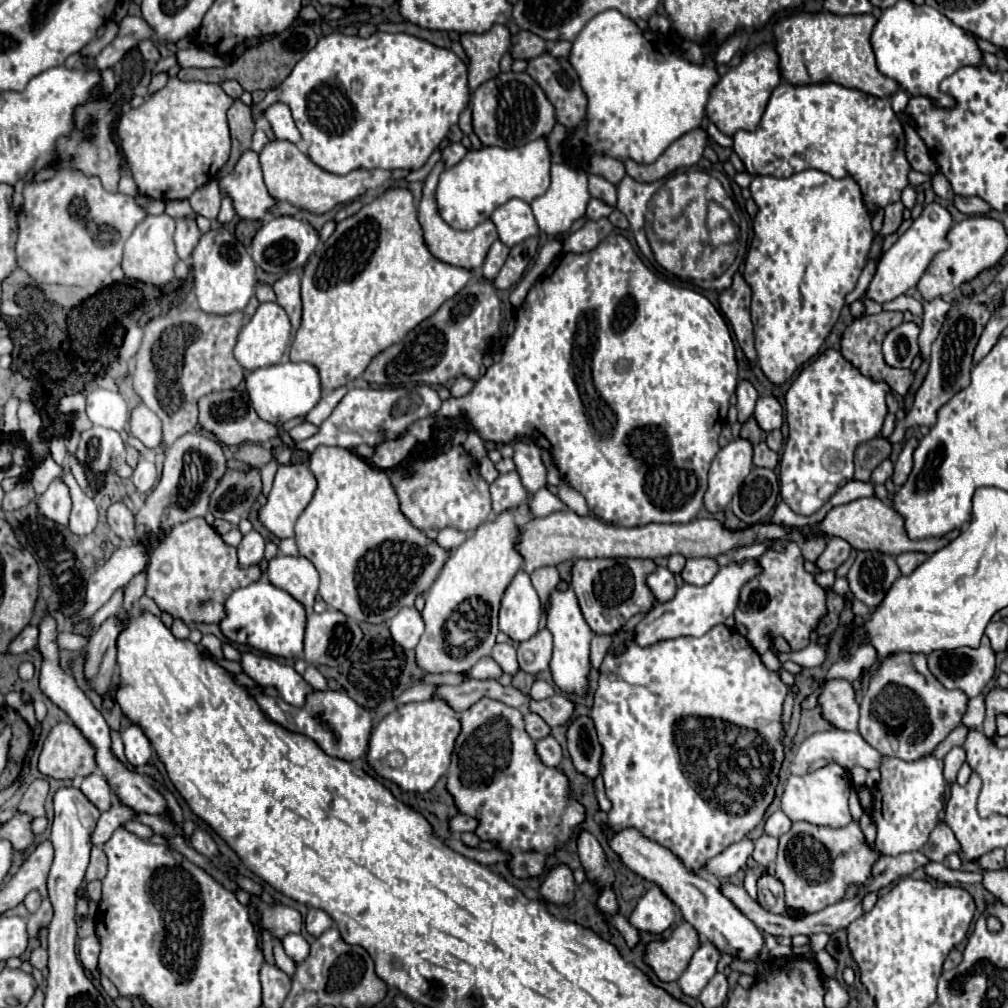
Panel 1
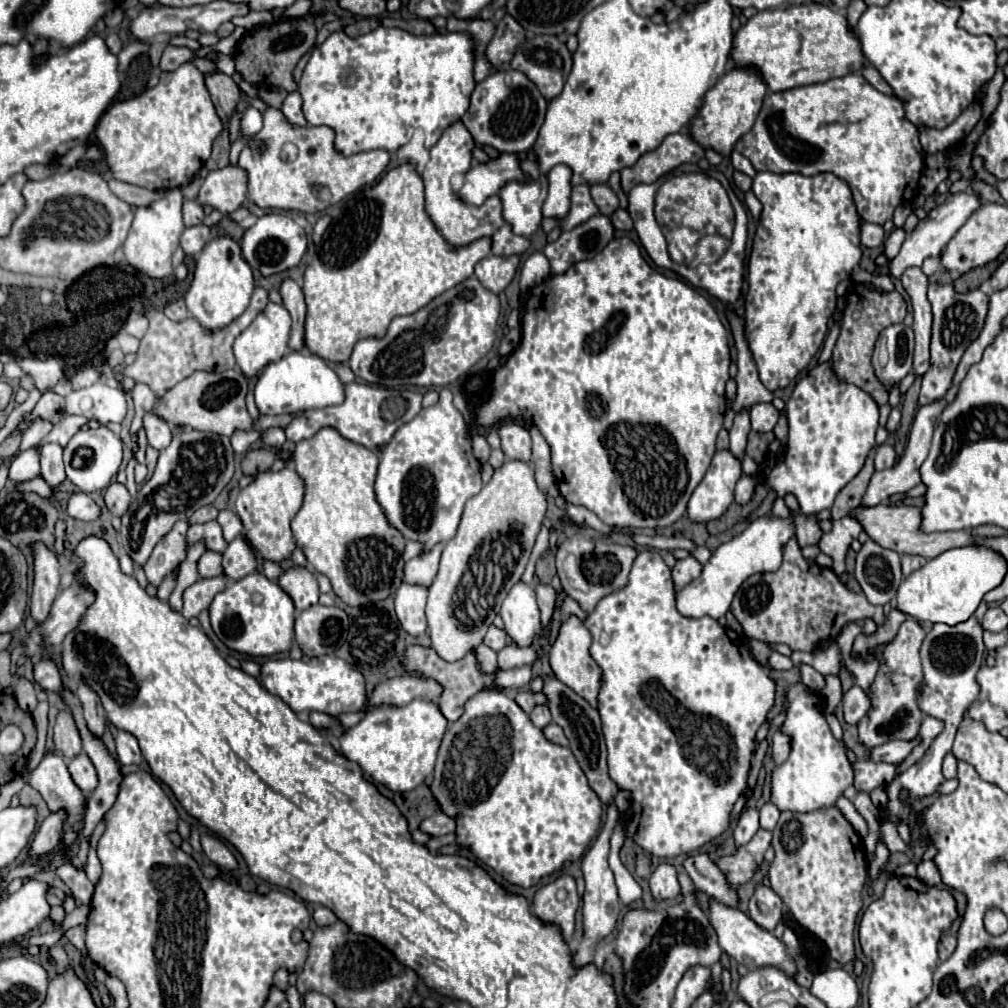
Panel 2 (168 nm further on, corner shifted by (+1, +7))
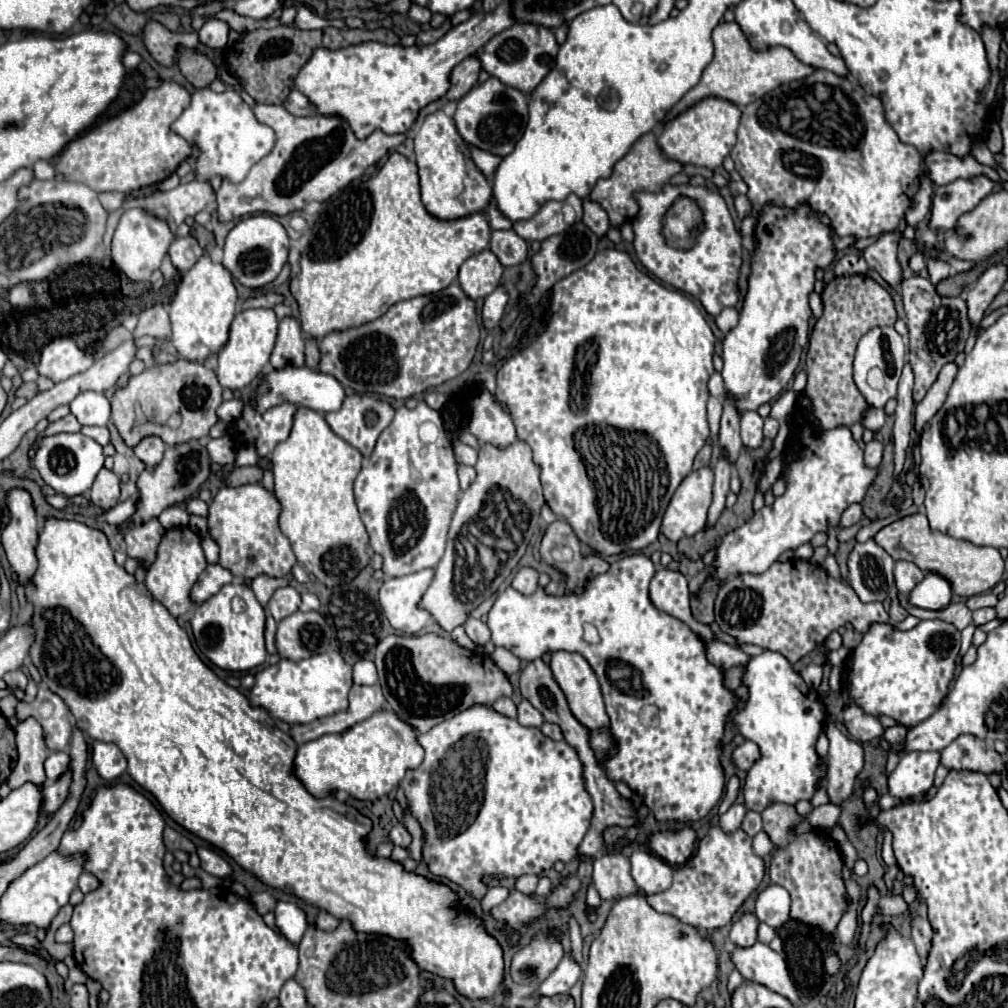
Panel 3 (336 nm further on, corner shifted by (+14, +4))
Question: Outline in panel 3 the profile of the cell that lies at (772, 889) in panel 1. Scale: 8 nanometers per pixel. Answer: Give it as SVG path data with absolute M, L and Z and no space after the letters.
M744 913L730 931L730 941L740 947L750 947L756 943L758 935L758 919L754 913Z

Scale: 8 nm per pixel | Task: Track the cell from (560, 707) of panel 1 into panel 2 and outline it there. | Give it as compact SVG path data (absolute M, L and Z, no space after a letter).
M519 692L519 694L515 696L515 702L523 708L523 712L533 710L535 704L547 704L547 700L545 700L545 696L543 696L541 692L539 692L539 694L533 694L533 692Z

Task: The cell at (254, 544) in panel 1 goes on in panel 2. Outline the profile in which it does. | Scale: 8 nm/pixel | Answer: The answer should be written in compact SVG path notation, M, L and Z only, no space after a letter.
M237 536L227 546L227 550L223 552L223 562L221 562L223 576L233 582L233 580L241 580L247 574L255 572L255 568L257 568L257 558L255 556L257 556L255 550L245 542L245 538Z

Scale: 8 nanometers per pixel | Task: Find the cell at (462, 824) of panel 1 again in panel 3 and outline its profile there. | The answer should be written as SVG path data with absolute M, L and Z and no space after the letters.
M396 825L396 827L392 827L392 831L390 831L390 841L392 841L394 845L408 847L408 845L412 843L412 835L408 833L408 829L406 829L404 825Z

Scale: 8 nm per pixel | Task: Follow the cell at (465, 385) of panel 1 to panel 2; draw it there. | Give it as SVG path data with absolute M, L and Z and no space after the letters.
M449 388L439 390L439 402L421 412L407 424L403 424L391 442L381 450L379 470L375 478L375 498L383 508L387 522L403 534L405 540L417 540L423 544L423 552L429 552L439 542L449 542L457 534L457 526L463 514L465 502L477 494L483 486L481 464L473 456L471 436L467 432L461 412L453 406L453 394Z

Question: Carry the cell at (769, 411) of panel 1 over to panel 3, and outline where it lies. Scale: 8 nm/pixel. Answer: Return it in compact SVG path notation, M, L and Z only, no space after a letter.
M746 411L742 415L742 423L740 423L740 435L742 435L742 443L748 449L756 449L762 443L762 425L764 419L756 413L756 411Z

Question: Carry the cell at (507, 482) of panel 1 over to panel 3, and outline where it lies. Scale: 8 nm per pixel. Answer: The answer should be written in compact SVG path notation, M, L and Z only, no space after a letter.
M460 465L458 467L458 477L460 477L460 489L464 491L472 481L474 481L474 477L476 477L476 471L474 471L474 467L468 467L468 465Z

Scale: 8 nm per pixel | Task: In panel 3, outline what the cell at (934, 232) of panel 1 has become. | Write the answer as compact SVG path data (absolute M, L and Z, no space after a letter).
M986 177L956 179L948 185L938 187L932 201L928 229L934 235L938 235L940 231L954 229L958 217L972 211L992 189L994 183Z

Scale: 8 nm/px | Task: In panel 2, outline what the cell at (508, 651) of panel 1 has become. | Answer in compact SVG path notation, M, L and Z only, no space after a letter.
M491 624L489 626L489 630L487 630L487 634L485 634L485 644L489 646L489 648L493 648L493 650L501 650L501 648L505 648L505 640L507 640L507 634L505 634L505 630L501 630L501 628L497 628L495 624Z

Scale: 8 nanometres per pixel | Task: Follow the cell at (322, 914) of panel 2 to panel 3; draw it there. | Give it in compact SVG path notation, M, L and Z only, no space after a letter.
M320 911L318 917L316 917L316 927L322 929L322 931L334 931L338 927L338 923L340 921L336 917L332 917L332 915L324 913L324 911Z

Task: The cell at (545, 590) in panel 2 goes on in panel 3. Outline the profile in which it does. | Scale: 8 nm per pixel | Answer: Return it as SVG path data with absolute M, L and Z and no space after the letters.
M522 567L512 581L512 587L522 595L532 595L538 589L538 573L530 567Z

